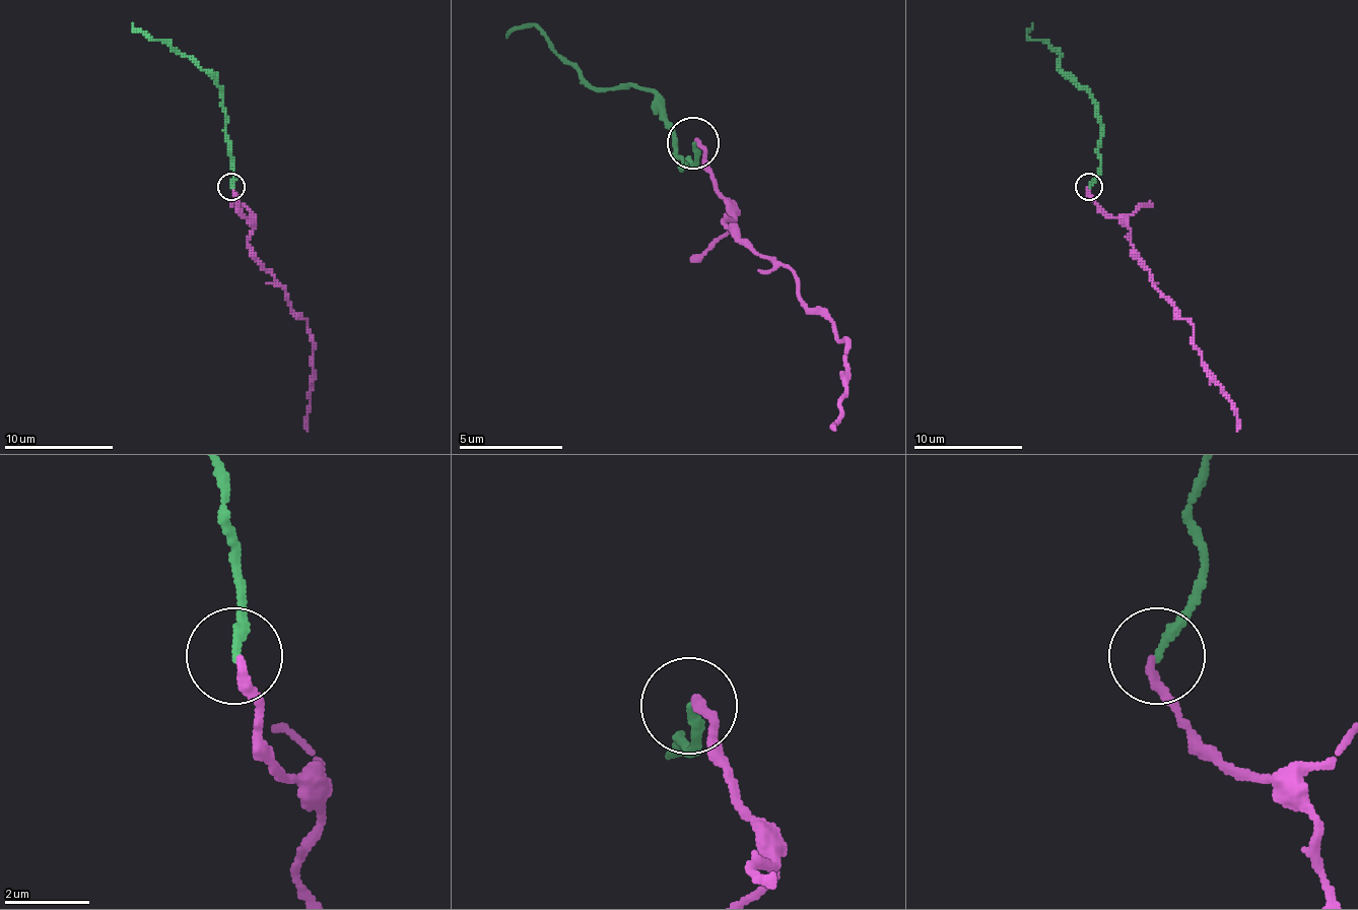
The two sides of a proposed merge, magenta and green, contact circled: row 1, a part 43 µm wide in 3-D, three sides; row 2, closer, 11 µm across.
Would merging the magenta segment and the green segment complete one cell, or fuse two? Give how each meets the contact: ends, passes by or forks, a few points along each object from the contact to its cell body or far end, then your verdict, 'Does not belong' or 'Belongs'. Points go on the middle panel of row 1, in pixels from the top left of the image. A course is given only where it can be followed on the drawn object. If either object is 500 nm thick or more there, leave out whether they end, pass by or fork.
At the ring magenta ends. At the ring green ends. Course of magenta: (696, 139), (733, 216), (728, 228), (785, 263), (800, 300), (836, 330), (846, 356), (836, 424). Course of green: (691, 144), (691, 165), (681, 165), (676, 139), (644, 87), (593, 87), (531, 25), (505, 36). Belongs

